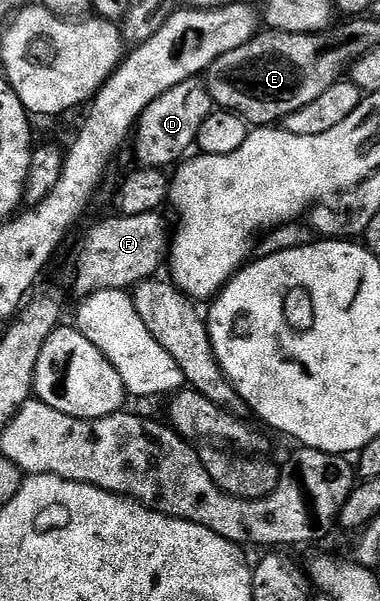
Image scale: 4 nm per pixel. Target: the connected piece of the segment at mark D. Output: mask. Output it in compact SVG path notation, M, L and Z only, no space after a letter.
M199 78L187 79L173 91L168 91L154 101L142 113L140 122L134 128L136 159L144 169L167 169L179 164L193 150L199 127L214 111L214 100L208 94L207 86Z

